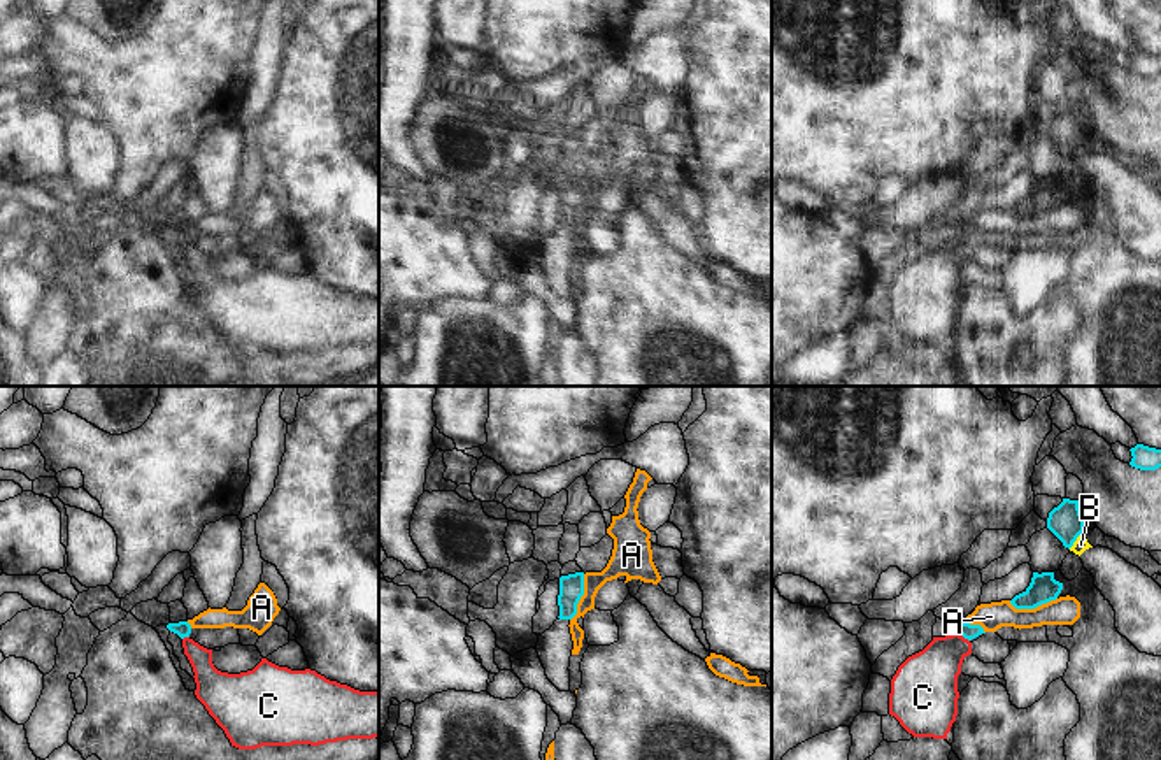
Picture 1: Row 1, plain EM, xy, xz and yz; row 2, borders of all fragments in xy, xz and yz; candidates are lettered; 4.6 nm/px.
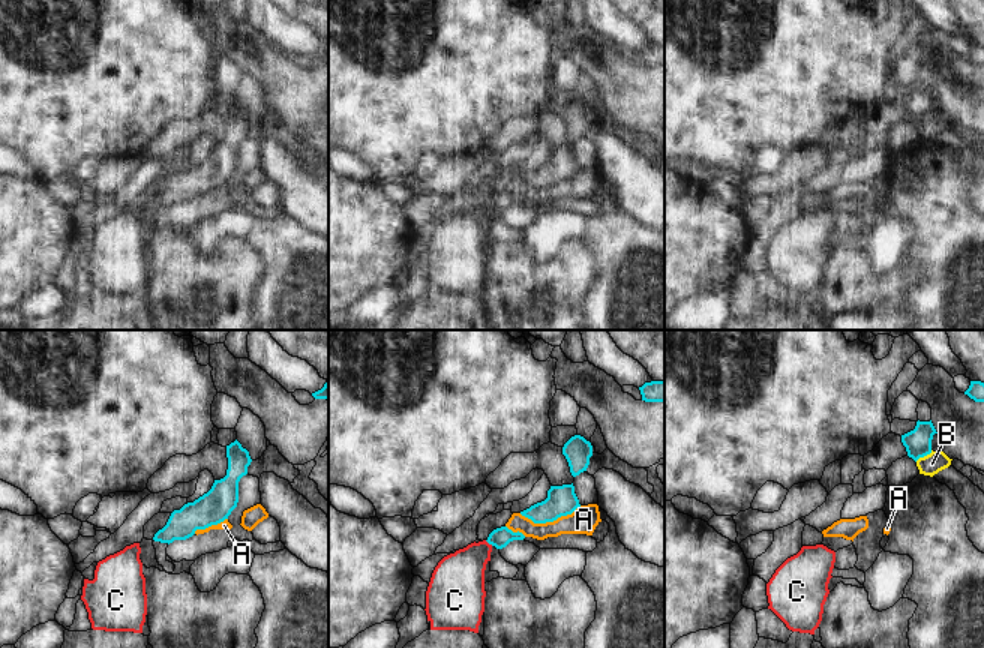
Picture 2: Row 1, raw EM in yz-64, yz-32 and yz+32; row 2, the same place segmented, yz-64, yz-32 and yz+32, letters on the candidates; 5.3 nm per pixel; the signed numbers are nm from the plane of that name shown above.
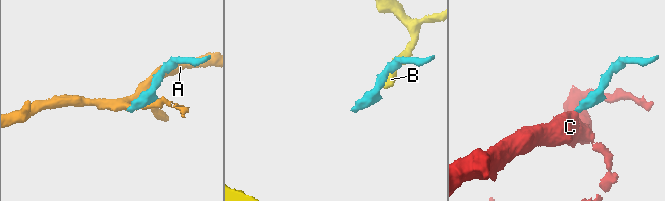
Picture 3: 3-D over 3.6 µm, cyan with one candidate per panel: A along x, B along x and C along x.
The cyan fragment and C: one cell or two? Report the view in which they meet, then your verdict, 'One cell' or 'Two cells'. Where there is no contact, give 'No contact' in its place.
Touches cyan in yz. One cell.

